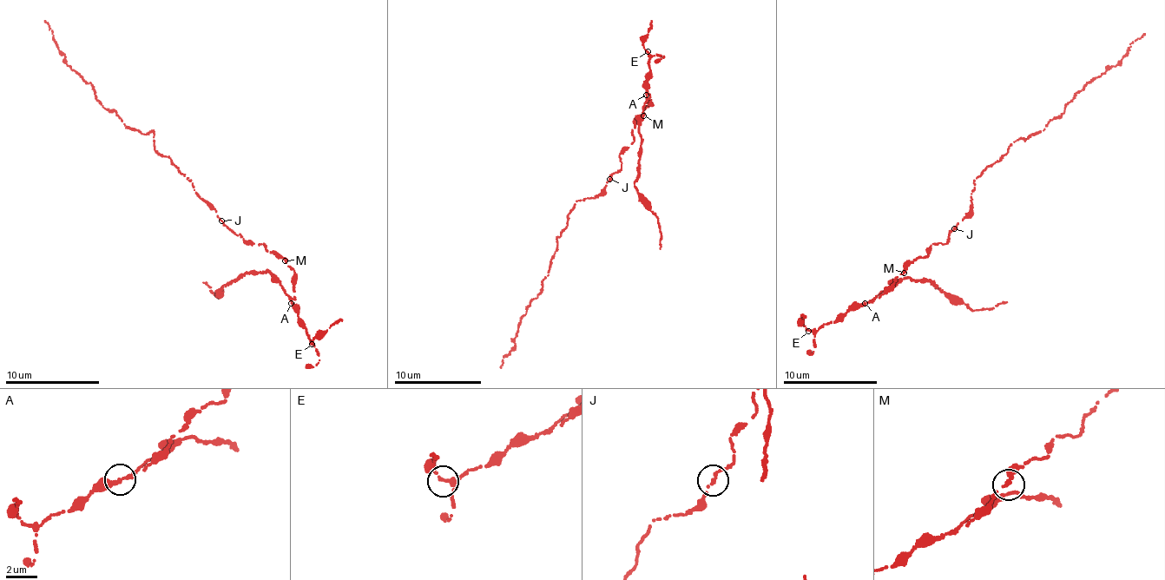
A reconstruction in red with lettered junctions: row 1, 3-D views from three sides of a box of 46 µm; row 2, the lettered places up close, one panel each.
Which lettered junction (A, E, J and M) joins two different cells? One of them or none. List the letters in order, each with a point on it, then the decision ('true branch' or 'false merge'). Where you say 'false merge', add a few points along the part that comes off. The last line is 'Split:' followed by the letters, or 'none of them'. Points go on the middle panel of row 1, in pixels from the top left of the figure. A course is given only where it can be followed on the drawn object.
A: place (646, 95); false merge; course (647, 94), (640, 133), (640, 161), (633, 183), (636, 193), (658, 219), (661, 248)
E: place (648, 51); true branch
J: place (609, 179); true branch
M: place (643, 115); true branch
Split: A

